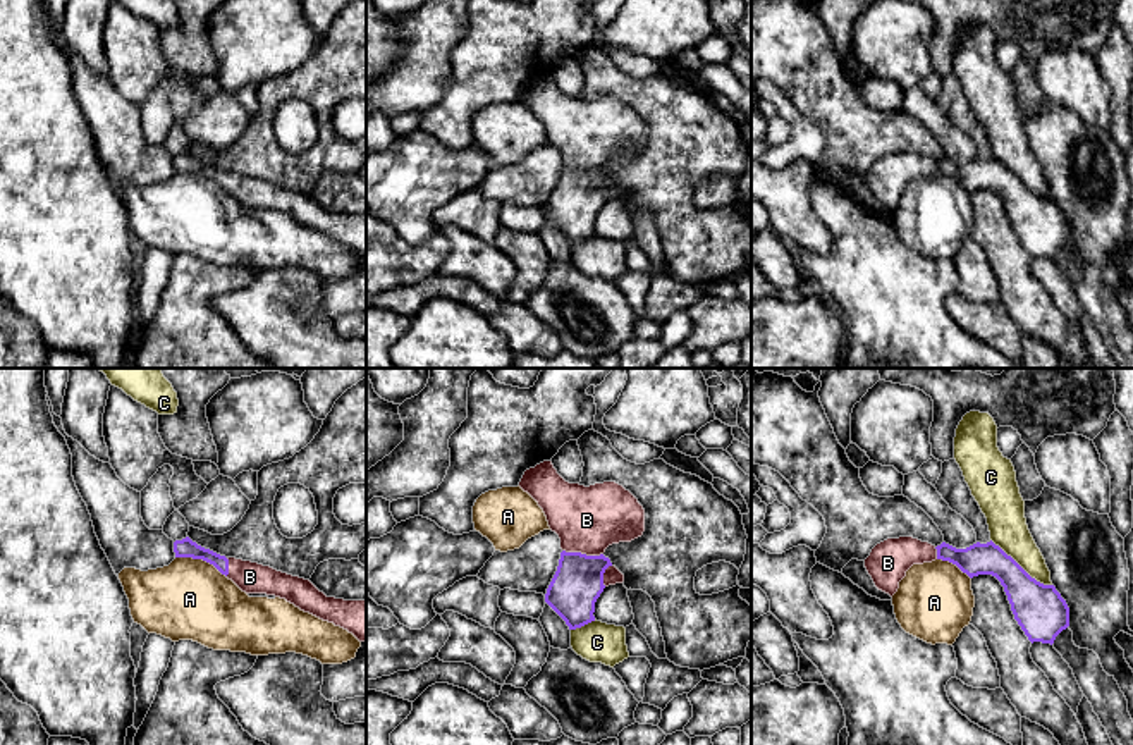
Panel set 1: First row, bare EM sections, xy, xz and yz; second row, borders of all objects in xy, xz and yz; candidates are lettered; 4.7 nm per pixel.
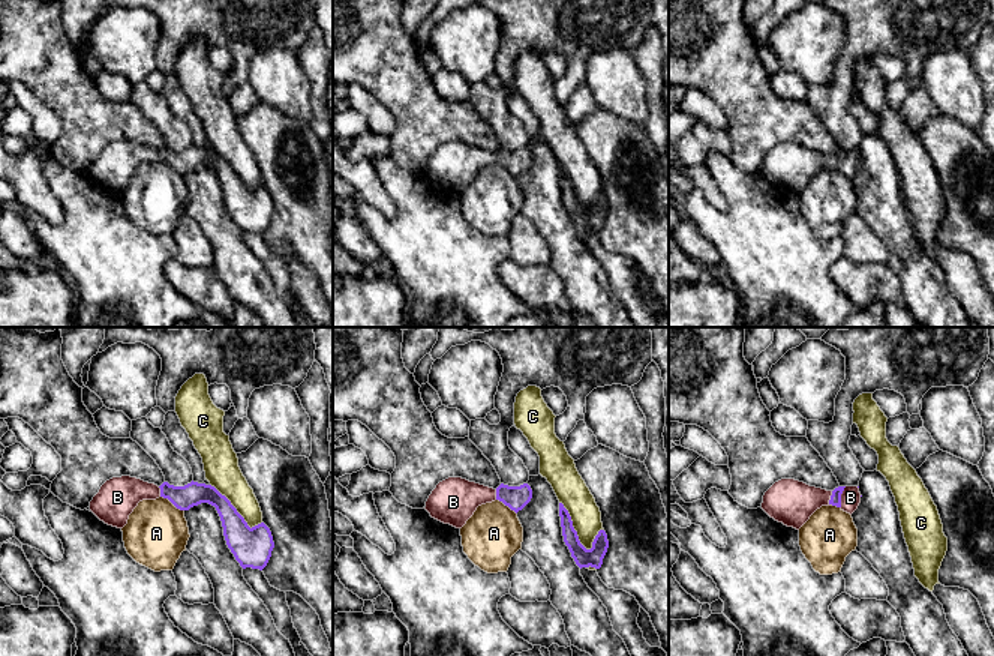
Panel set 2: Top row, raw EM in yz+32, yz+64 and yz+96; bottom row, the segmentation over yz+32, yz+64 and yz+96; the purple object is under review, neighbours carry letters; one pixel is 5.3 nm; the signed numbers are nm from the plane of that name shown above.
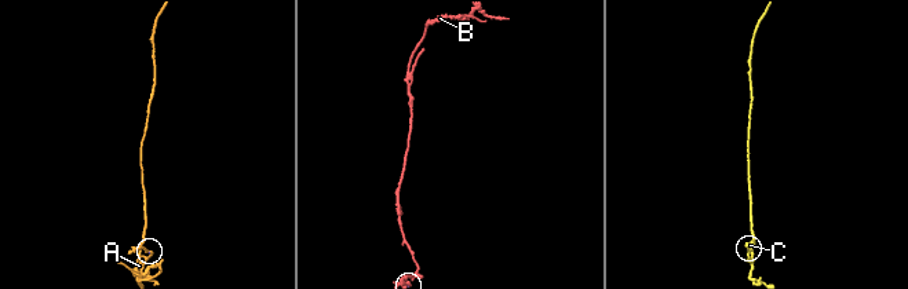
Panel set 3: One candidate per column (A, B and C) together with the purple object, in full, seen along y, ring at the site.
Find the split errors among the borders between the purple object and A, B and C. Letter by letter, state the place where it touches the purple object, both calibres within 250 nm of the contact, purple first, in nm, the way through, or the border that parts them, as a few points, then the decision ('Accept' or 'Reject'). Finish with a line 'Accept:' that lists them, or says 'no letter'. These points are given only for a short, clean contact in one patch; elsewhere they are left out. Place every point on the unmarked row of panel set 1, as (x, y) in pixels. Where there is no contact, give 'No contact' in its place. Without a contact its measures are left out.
A: Touches purple at xy (202, 172). Thickness 90 nm (purple) against 380 nm. Boundary: xy (176, 171), (202, 172), (226, 191). Reject
B: Touches purple at xz (583, 169). Thickness 240 nm (purple) against 300 nm. Path across: xz (578, 197), (583, 186), (583, 169), (587, 135). Accept
C: Touches purple at yz (1020, 181). Thickness 240 nm (purple) against 180 nm. Reject
Accept: B

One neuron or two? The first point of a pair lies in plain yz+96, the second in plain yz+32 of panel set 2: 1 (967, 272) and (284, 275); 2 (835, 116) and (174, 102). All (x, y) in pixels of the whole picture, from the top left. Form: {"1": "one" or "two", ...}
{"1": "one", "2": "two"}

